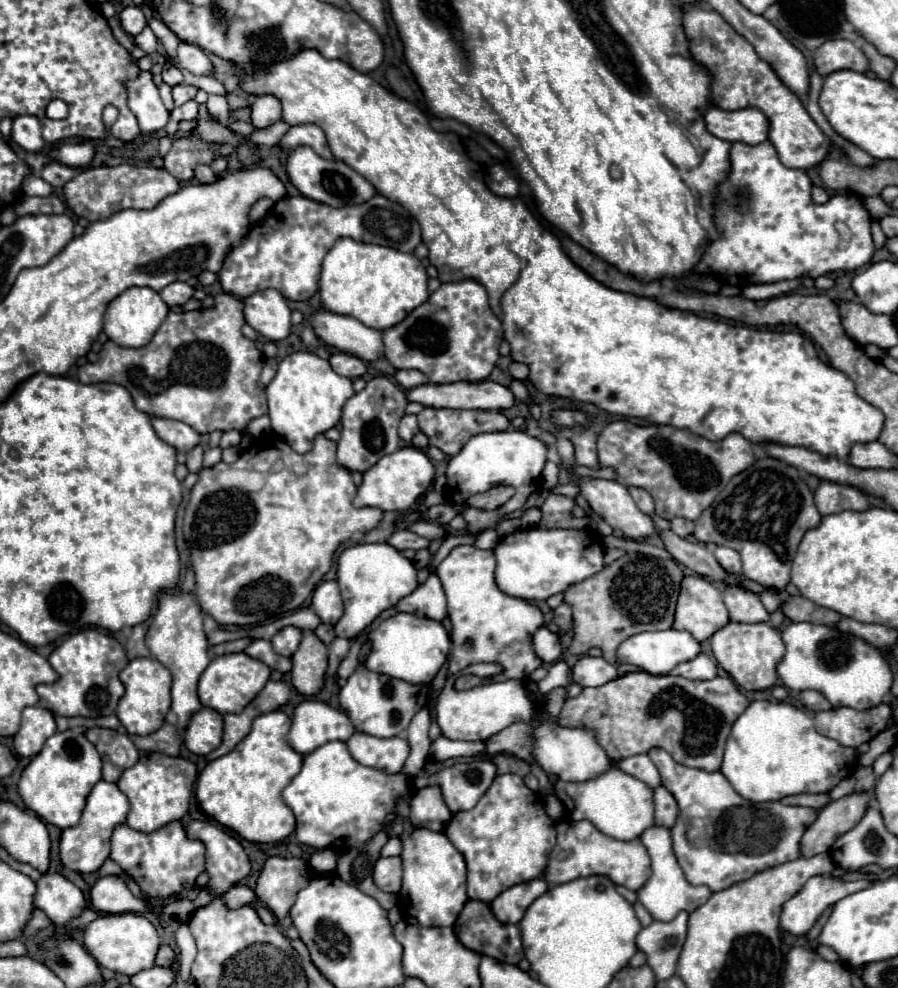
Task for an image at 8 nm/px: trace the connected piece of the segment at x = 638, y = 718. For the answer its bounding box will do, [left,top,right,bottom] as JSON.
[558,672,750,772]

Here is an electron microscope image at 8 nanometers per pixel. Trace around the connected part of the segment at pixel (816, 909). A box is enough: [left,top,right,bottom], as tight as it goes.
[780,876,872,936]

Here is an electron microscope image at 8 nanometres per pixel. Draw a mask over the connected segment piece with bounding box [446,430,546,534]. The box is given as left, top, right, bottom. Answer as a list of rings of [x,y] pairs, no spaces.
[[[504,430],[504,432],[492,432],[492,434],[478,434],[466,442],[466,446],[450,460],[446,478],[448,488],[454,504],[462,504],[470,496],[478,492],[486,492],[492,486],[498,484],[510,484],[516,488],[516,494],[494,512],[486,512],[486,518],[466,518],[466,532],[480,532],[486,528],[496,528],[500,518],[506,514],[522,508],[530,494],[540,490],[540,474],[546,464],[546,444],[538,438],[528,436],[520,430]]]

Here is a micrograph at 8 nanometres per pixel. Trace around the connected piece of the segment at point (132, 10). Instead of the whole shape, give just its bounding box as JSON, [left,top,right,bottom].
[120,6,148,36]

